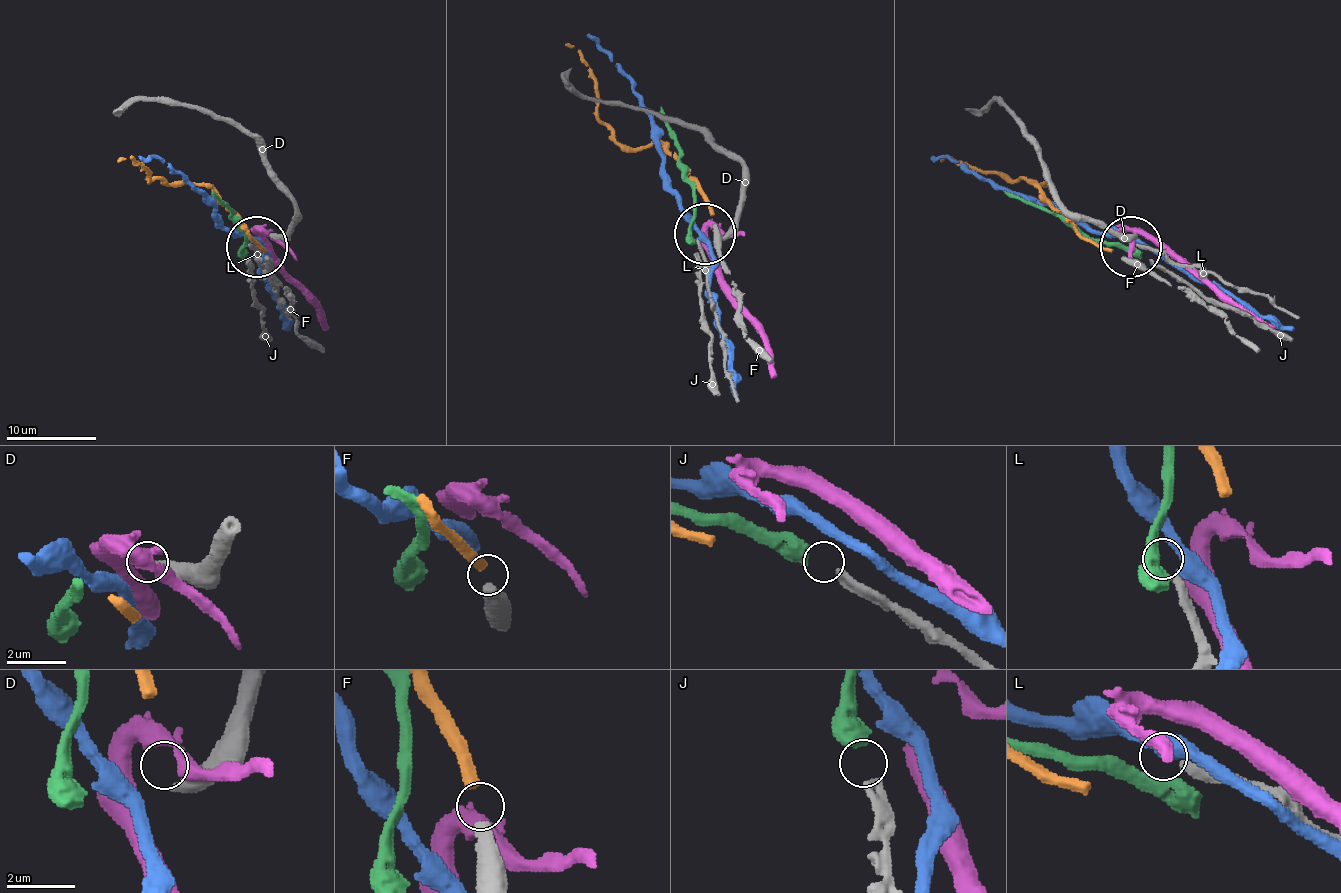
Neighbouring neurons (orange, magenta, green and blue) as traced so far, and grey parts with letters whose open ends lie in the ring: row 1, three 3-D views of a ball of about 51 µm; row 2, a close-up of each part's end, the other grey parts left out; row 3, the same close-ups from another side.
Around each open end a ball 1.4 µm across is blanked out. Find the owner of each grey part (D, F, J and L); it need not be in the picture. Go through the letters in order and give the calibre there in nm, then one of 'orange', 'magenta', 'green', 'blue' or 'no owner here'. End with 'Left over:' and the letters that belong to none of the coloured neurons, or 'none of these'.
D: 360 nm thick; magenta
F: 440 nm thick; orange
J: 320 nm thick; green
L: 320 nm thick; no owner here
Left over: L

